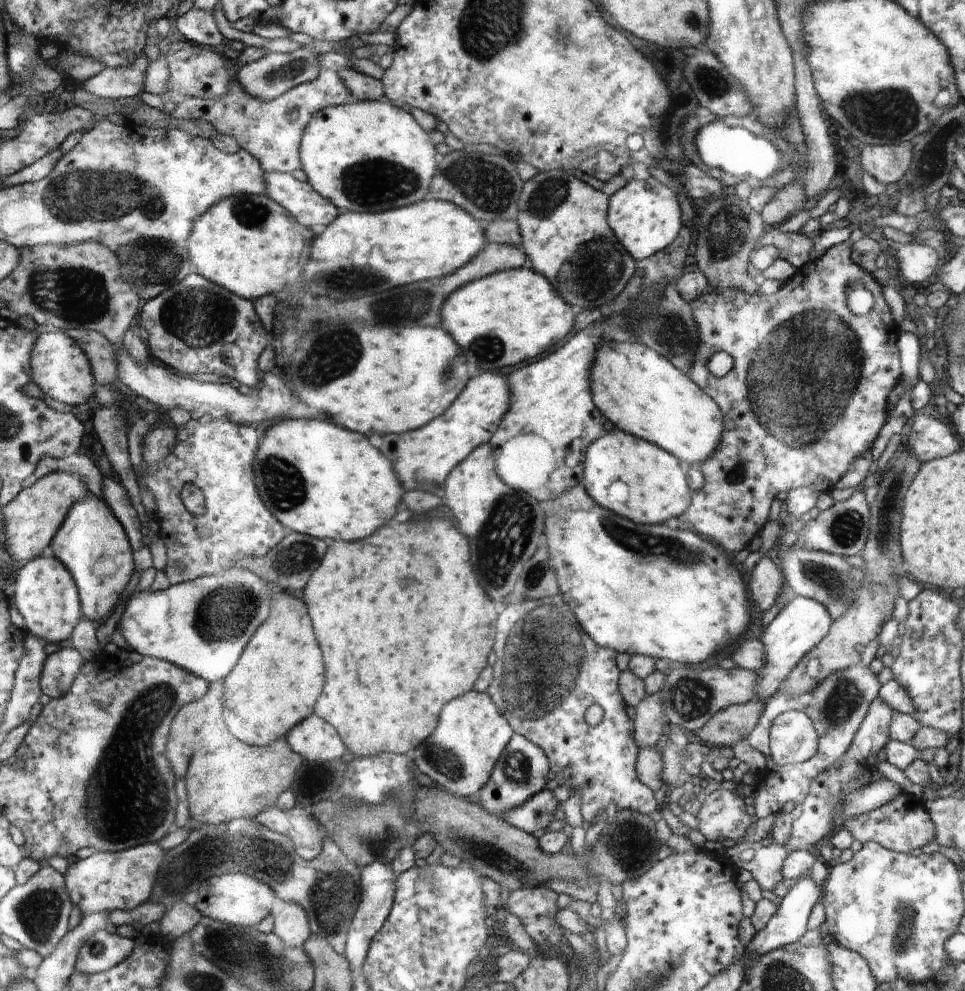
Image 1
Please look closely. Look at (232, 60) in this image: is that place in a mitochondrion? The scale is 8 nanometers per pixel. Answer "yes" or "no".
no

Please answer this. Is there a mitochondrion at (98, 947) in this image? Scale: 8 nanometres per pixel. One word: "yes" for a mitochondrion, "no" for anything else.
yes

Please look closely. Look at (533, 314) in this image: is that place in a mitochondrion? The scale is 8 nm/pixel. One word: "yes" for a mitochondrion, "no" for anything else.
no

